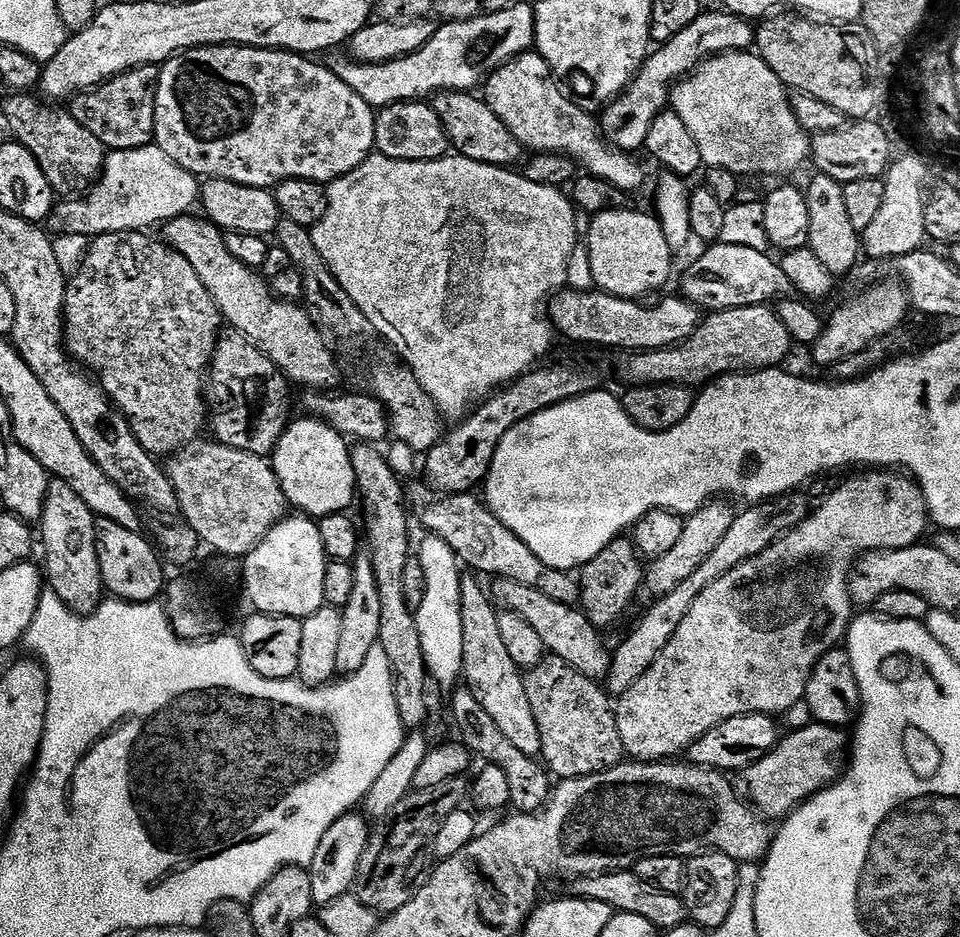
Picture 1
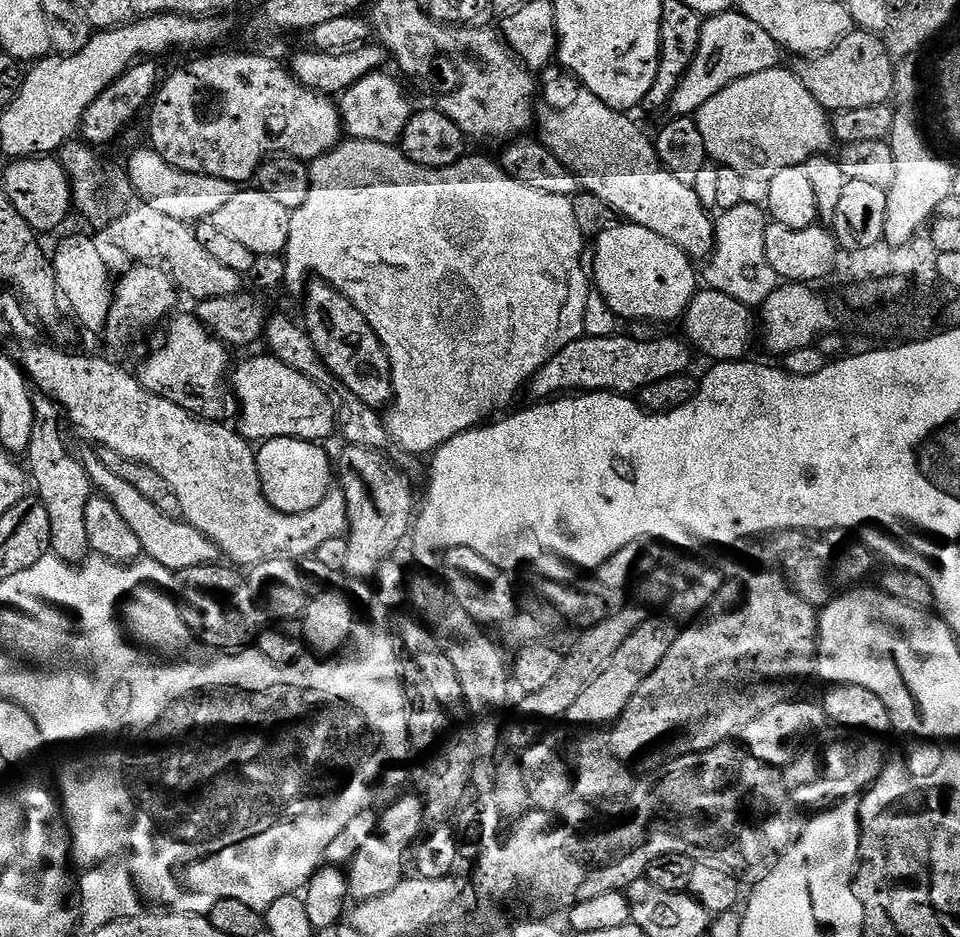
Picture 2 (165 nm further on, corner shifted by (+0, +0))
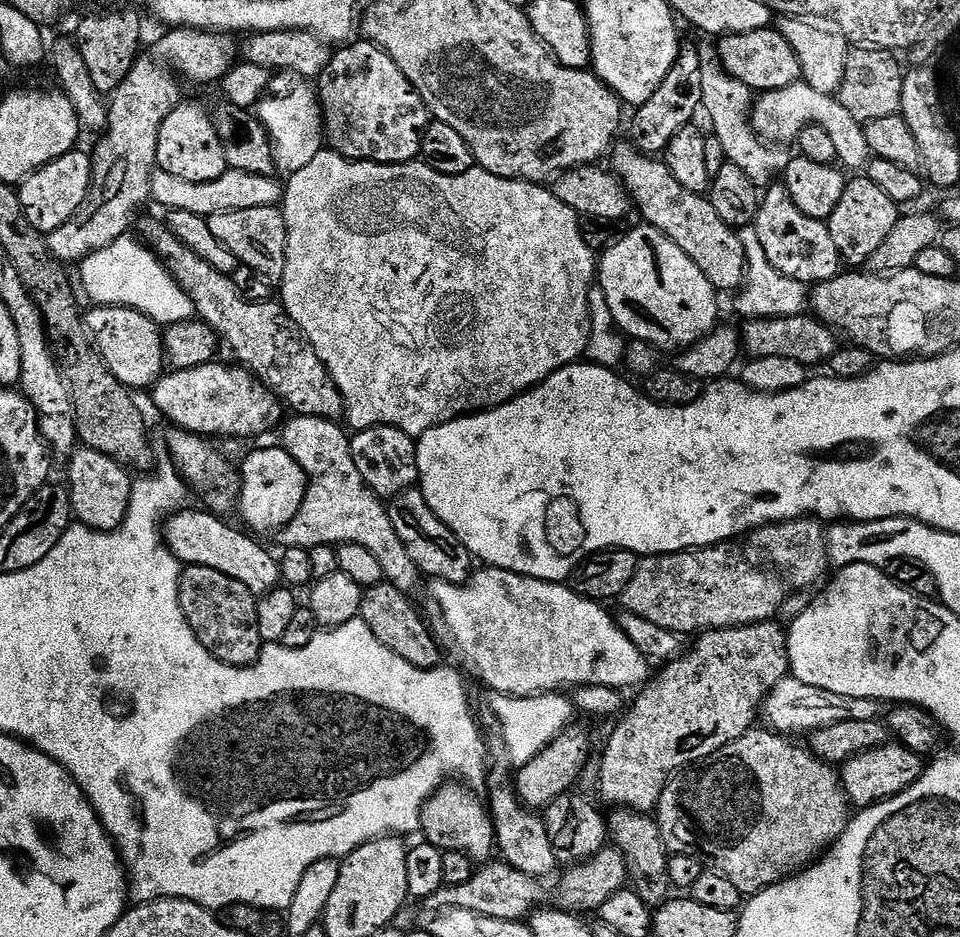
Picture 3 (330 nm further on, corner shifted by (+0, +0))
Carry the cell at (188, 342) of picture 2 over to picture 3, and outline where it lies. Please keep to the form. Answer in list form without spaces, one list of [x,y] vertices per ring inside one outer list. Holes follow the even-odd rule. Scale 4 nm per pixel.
[[[96,306],[92,310],[93,312],[89,311],[86,316],[88,335],[91,336],[96,349],[100,351],[100,357],[106,362],[110,374],[114,374],[114,378],[118,378],[118,382],[122,382],[124,387],[129,390],[151,389],[152,385],[157,384],[166,371],[164,333],[161,325],[136,309]]]

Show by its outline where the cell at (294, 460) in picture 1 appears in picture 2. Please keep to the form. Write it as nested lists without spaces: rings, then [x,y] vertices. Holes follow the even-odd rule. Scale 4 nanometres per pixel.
[[[294,438],[263,441],[255,449],[258,478],[266,494],[266,502],[282,514],[302,514],[314,510],[334,488],[334,460],[323,452],[319,443]]]

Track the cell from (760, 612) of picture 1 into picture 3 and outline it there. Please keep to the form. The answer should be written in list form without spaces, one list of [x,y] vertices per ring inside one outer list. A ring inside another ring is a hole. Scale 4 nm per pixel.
[[[765,622],[763,624],[750,624],[741,628],[714,628],[706,632],[699,633],[691,641],[690,647],[681,652],[675,660],[669,660],[663,665],[660,673],[653,675],[648,683],[643,685],[635,693],[636,701],[631,701],[630,707],[615,721],[616,729],[608,736],[608,745],[604,748],[604,757],[600,760],[600,796],[606,803],[612,804],[613,809],[633,808],[635,812],[652,814],[656,811],[656,803],[662,798],[662,790],[668,785],[668,781],[680,771],[687,768],[690,764],[695,764],[697,760],[704,760],[712,756],[722,746],[742,738],[757,723],[758,713],[761,711],[765,698],[772,693],[772,688],[778,686],[785,676],[789,675],[788,667],[788,638],[783,627],[779,628],[776,622]]]

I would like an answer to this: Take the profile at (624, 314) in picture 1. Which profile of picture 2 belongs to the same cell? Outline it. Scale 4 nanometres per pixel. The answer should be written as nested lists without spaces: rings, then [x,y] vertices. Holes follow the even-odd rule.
[[[705,287],[692,297],[690,306],[684,311],[683,339],[692,345],[697,353],[709,356],[712,362],[743,360],[749,355],[752,343],[758,340],[758,316],[751,307],[744,305],[737,298],[718,290]]]

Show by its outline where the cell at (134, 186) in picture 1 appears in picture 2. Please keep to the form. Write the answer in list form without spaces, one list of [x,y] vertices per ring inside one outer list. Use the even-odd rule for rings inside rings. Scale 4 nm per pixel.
[[[148,146],[141,152],[133,154],[132,161],[126,164],[126,171],[142,199],[156,204],[159,212],[167,214],[170,218],[189,222],[207,221],[214,214],[214,210],[219,210],[224,203],[230,202],[230,198],[234,198],[234,194],[238,191],[237,185],[222,178],[200,176],[178,170],[167,164]]]

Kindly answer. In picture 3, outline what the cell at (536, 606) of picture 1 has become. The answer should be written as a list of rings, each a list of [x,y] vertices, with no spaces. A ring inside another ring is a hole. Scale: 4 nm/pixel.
[[[419,487],[408,488],[401,496],[395,497],[394,503],[388,508],[390,522],[394,522],[394,530],[398,530],[398,538],[402,538],[402,546],[410,558],[420,567],[421,573],[432,580],[445,580],[451,584],[465,584],[474,571],[474,557],[466,550],[466,546],[432,513],[426,502],[424,493]]]

